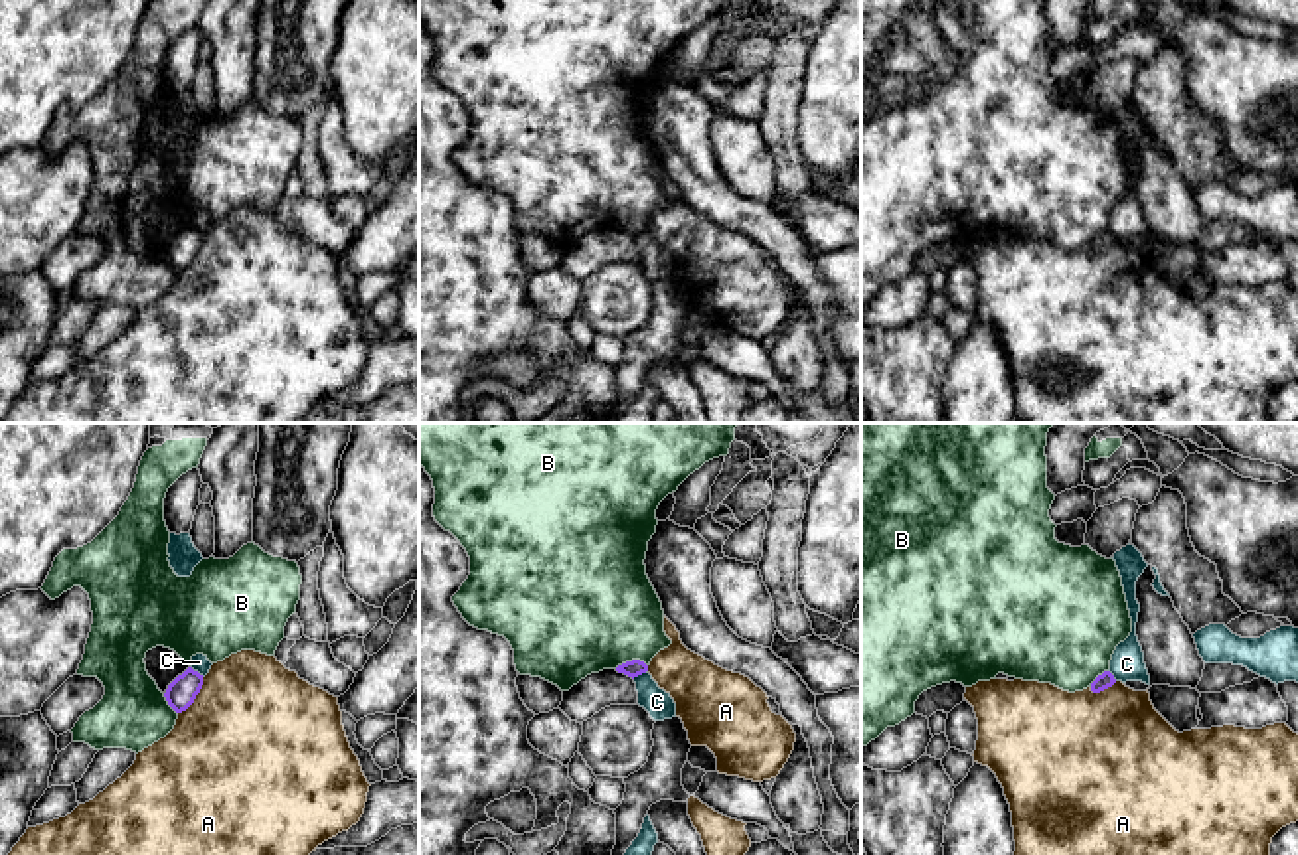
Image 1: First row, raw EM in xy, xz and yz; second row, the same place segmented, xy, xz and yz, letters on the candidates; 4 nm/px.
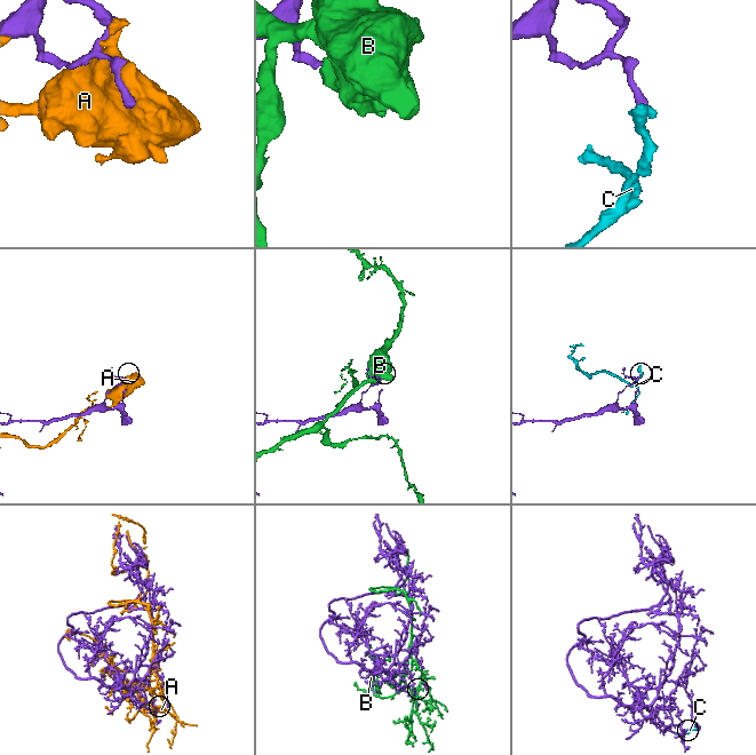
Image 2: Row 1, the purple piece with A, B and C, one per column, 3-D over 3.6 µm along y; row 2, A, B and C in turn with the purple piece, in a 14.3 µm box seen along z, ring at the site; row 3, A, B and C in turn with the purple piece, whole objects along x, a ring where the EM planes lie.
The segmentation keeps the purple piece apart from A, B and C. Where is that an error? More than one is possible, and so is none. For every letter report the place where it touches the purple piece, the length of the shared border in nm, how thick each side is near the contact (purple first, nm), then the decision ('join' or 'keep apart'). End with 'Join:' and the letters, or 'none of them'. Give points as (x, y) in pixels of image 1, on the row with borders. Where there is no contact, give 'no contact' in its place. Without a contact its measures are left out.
A: meets purple in xy at (194, 698); contact 190 nm long; 120 nm thick on the purple side, 500 nm on the other; keep apart
B: meets purple in xz at (633, 660); contact 140 nm long; 70 nm thick on the purple side, 480 nm on the other; keep apart
C: meets purple in xy at (196, 672); contact 80 nm long; 120 nm thick on the purple side, 70 nm on the other; keep apart
Join: none of them

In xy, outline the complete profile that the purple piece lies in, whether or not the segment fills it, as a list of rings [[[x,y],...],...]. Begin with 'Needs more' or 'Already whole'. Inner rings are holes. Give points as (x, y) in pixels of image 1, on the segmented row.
Already whole. [[[188,667],[168,685],[164,697],[176,713],[182,713],[194,703],[202,685],[203,685],[203,675]]]

